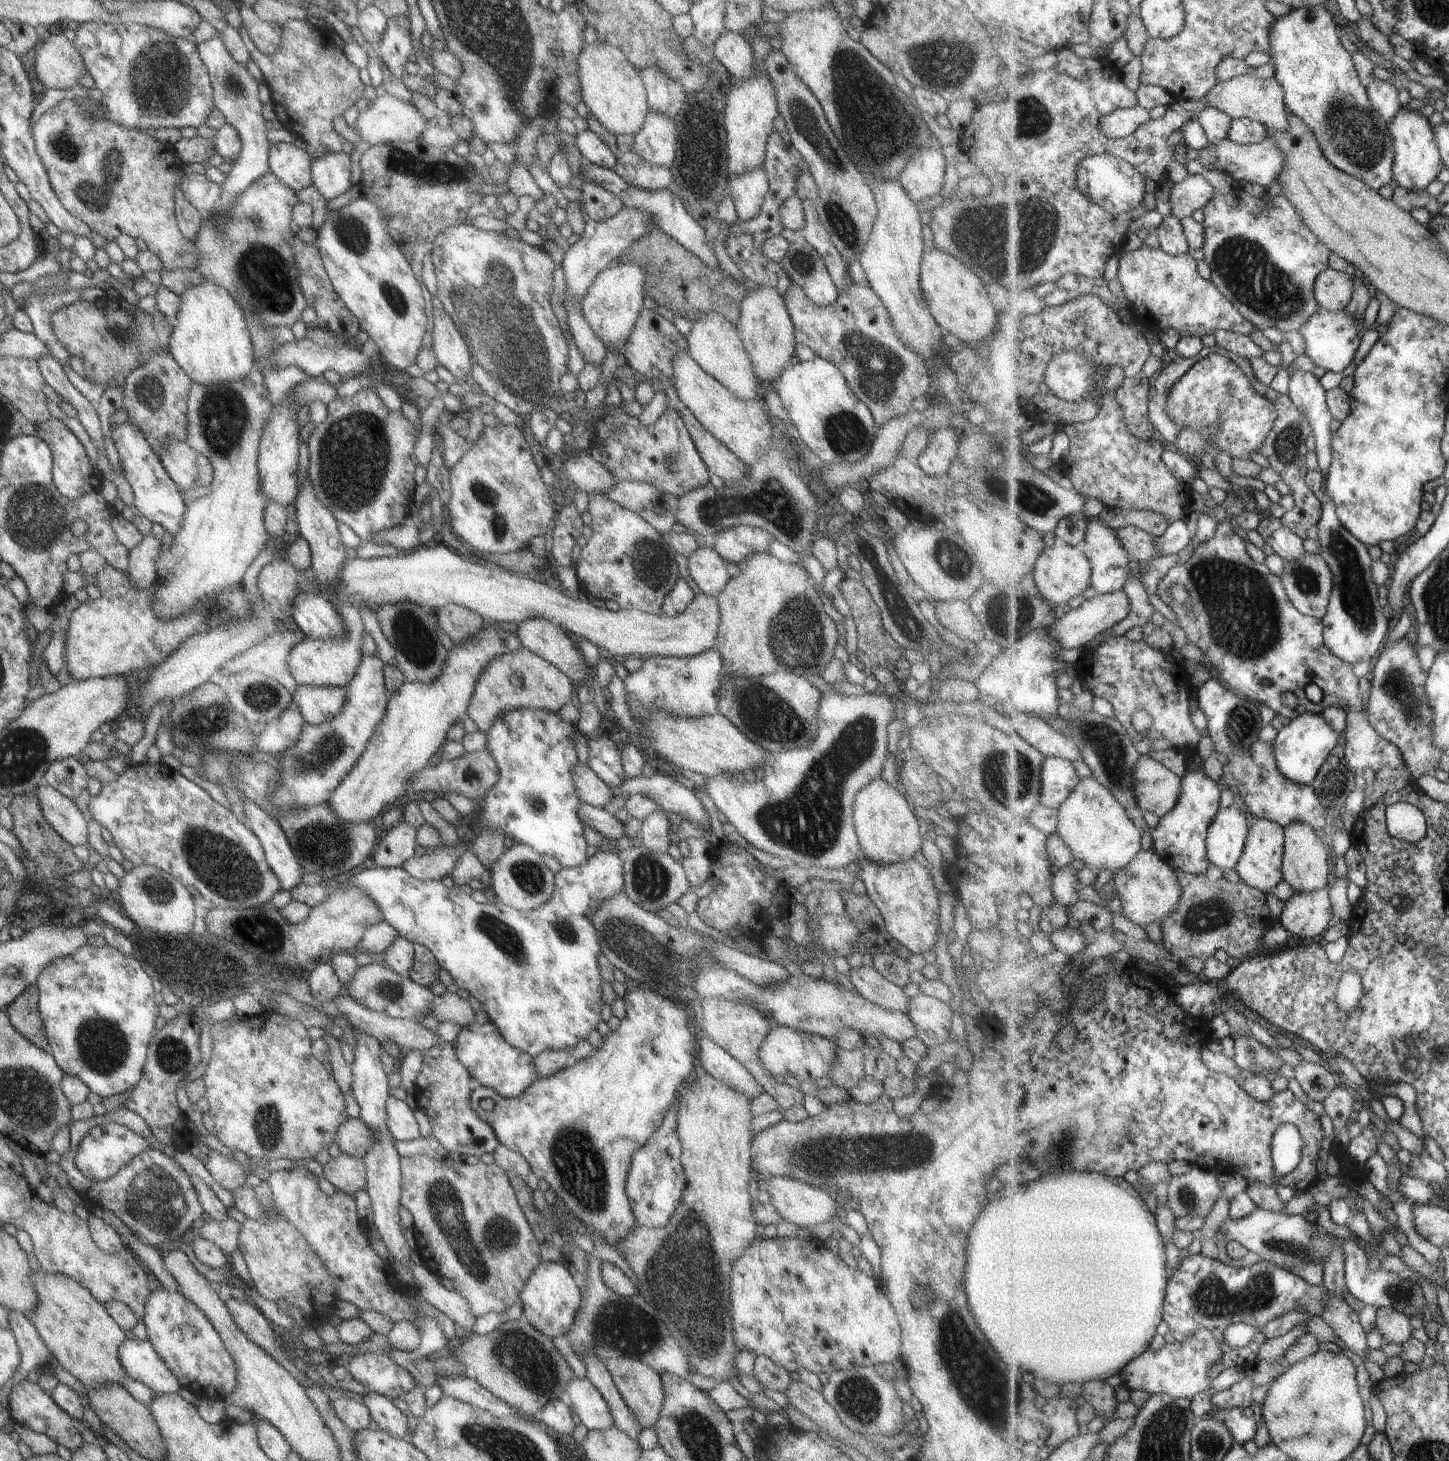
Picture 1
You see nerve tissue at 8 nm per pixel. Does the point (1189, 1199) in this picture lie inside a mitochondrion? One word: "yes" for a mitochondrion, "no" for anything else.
yes

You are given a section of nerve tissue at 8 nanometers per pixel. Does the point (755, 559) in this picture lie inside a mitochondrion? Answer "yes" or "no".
no

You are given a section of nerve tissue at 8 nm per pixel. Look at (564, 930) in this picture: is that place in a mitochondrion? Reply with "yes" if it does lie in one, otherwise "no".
yes

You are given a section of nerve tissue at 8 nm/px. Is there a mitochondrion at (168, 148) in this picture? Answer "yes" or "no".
no

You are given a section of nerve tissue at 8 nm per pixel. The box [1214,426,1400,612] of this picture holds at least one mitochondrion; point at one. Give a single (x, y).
(1306, 581)

